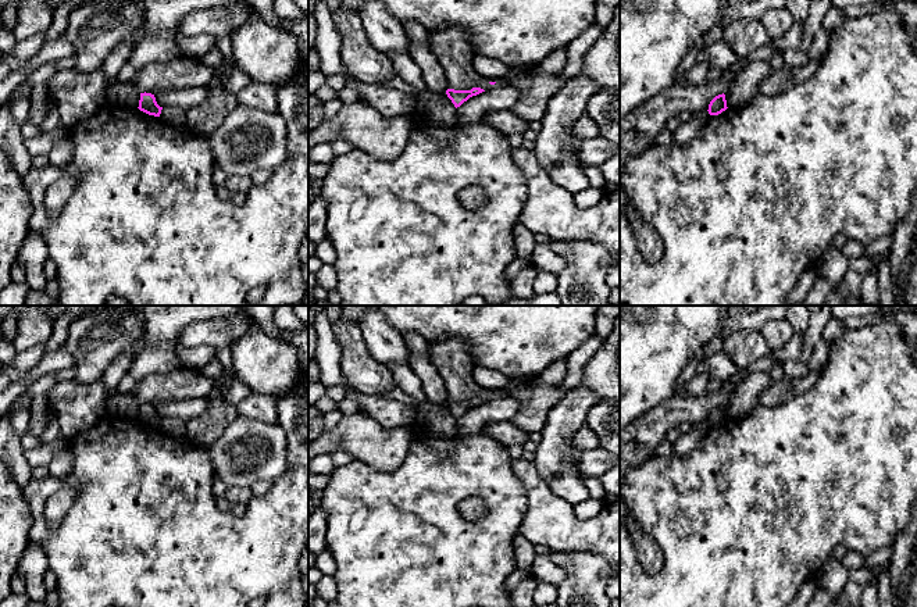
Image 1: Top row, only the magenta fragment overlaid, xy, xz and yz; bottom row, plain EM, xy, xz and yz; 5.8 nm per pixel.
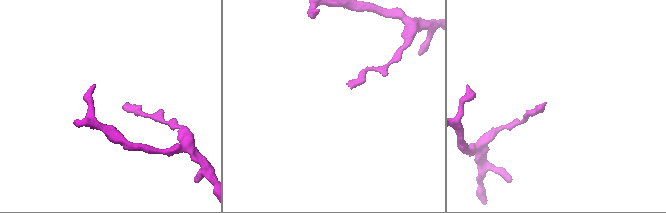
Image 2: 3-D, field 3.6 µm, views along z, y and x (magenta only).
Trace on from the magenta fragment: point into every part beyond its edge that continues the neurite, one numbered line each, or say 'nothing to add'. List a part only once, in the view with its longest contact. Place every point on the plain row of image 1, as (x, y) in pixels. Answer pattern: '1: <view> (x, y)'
nothing to add

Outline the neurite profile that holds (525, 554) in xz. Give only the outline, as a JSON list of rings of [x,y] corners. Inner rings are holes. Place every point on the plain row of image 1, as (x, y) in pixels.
[[[518,535],[514,538],[513,546],[518,568],[527,571],[531,569],[532,563],[536,558],[536,553],[534,550],[535,544],[532,544],[527,538]]]

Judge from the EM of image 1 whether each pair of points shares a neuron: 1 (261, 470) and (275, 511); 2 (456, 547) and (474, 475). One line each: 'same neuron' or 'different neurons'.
1: different neurons
2: same neuron

